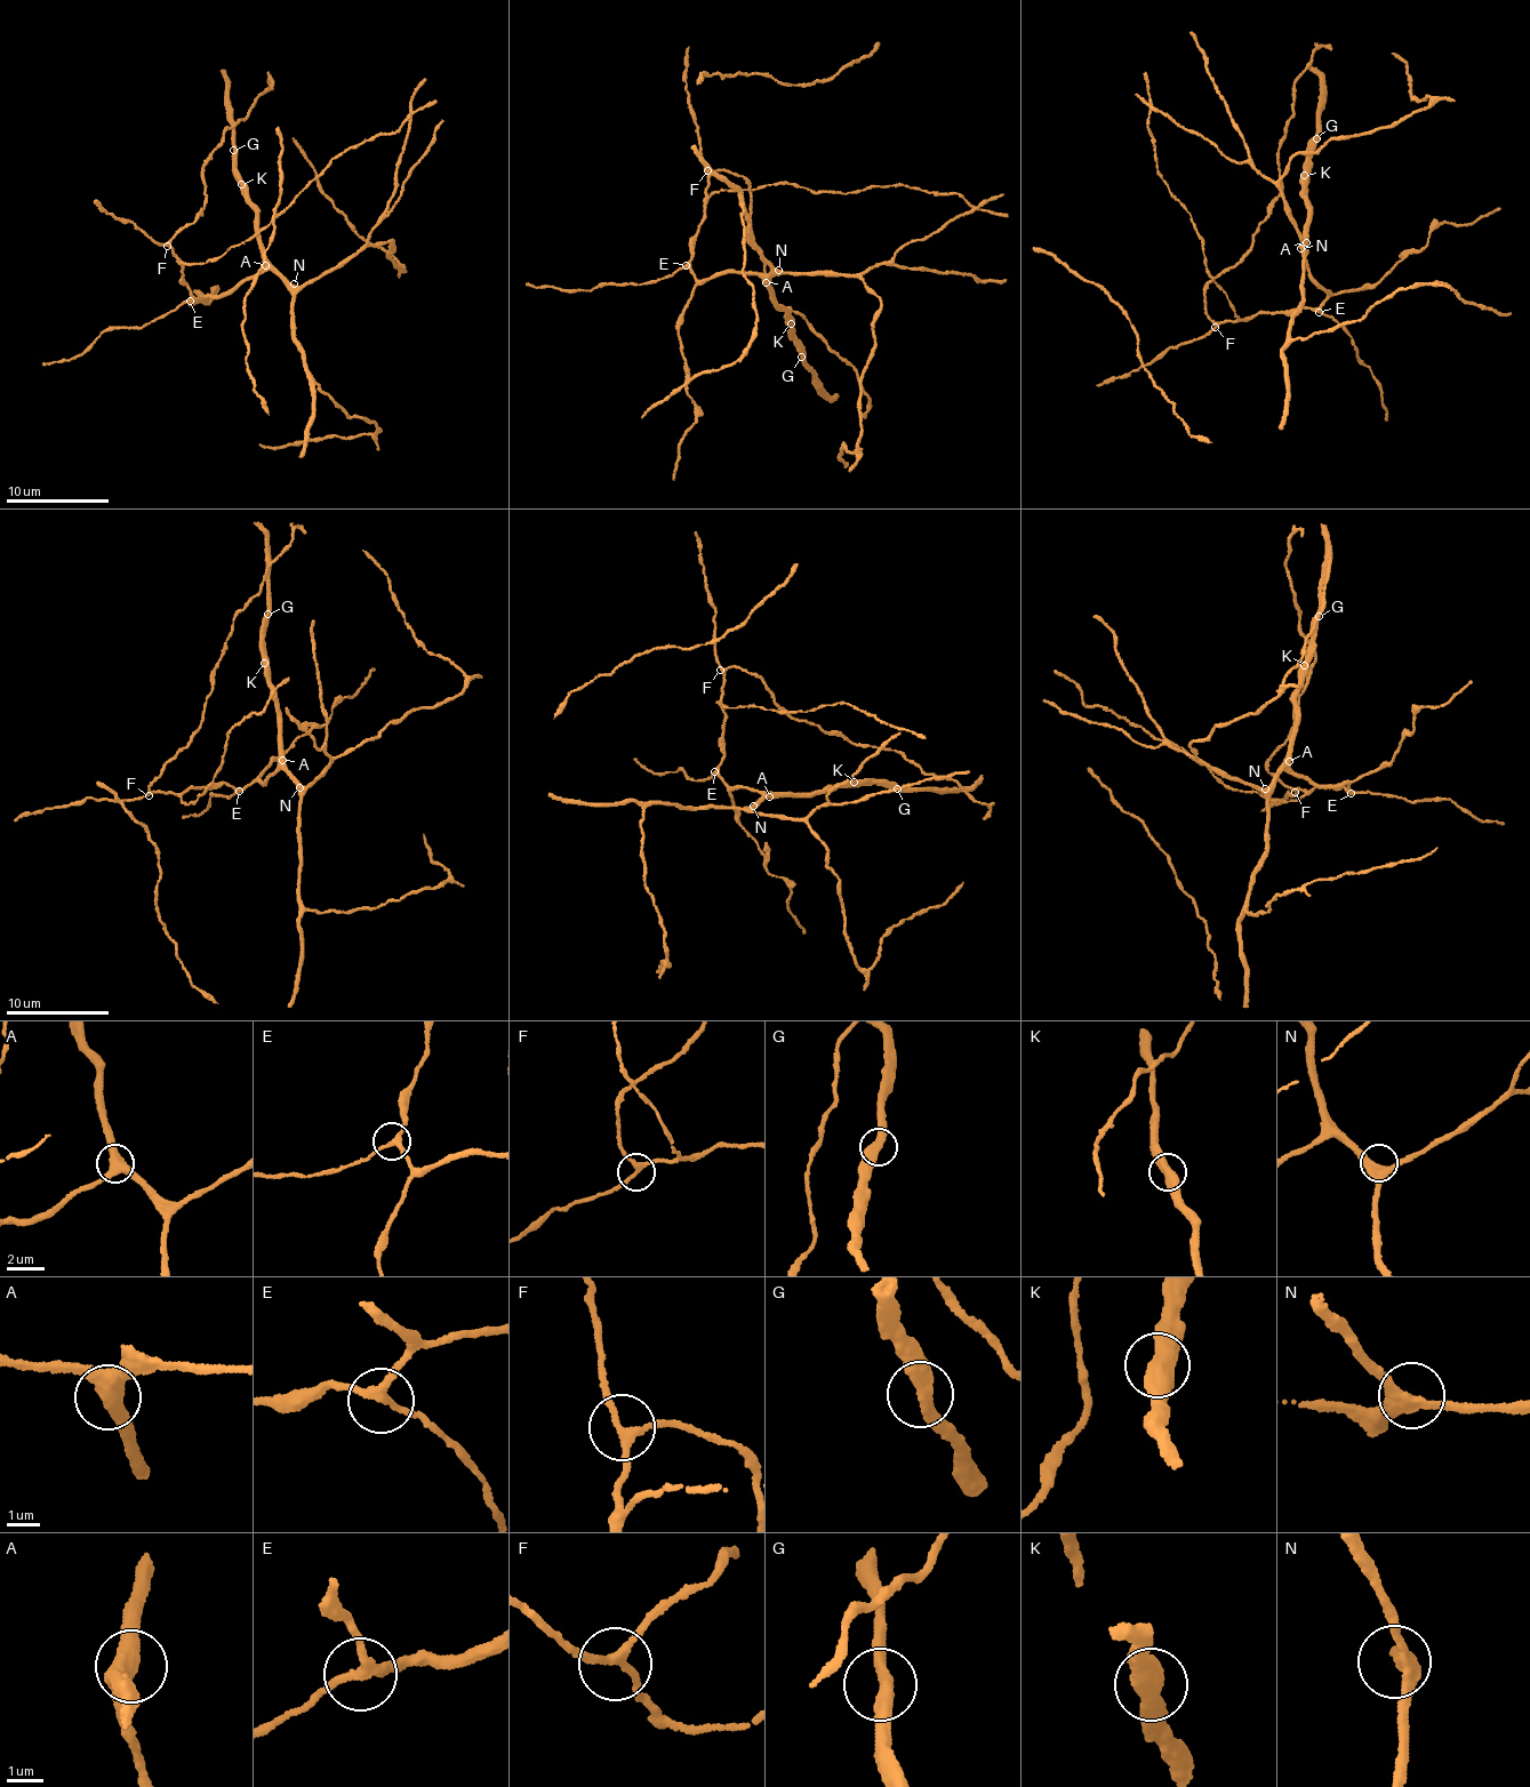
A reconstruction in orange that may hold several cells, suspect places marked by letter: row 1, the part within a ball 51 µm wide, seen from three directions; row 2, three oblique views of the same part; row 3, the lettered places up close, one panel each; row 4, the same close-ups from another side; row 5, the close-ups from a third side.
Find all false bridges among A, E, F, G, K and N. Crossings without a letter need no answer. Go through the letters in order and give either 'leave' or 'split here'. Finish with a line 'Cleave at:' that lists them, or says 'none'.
A: leave
E: leave
F: leave
G: leave
K: leave
N: leave
Cleave at: none

